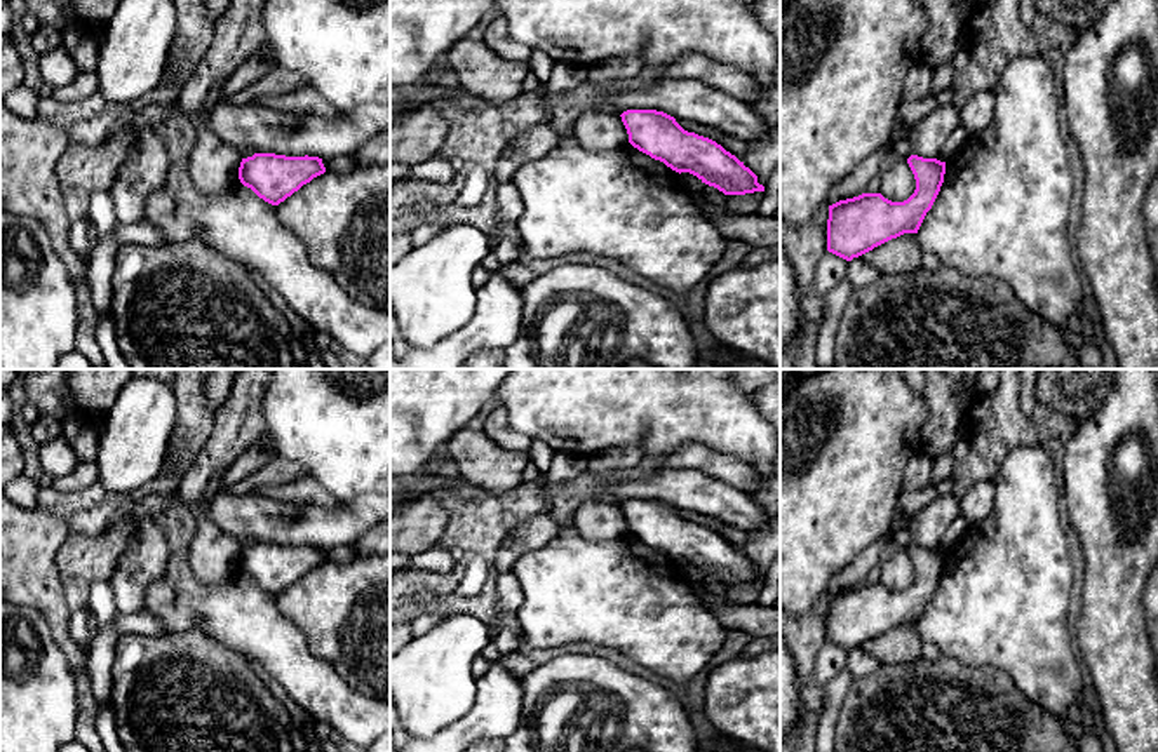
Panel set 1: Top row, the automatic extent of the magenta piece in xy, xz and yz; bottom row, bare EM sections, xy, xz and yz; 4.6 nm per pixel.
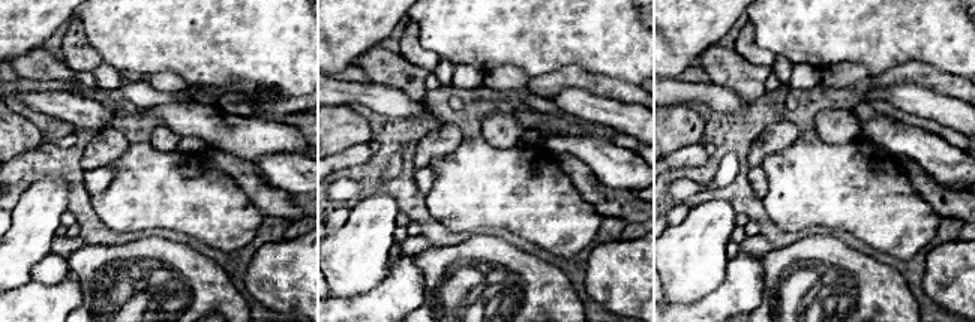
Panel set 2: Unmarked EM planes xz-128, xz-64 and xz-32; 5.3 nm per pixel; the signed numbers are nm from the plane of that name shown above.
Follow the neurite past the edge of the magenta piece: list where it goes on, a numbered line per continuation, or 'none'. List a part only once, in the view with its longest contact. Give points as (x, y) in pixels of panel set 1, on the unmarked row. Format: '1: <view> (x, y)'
none

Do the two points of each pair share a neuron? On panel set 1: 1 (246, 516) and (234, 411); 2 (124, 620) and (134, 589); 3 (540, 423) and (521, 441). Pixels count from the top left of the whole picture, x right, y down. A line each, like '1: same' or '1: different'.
1: different
2: different
3: different

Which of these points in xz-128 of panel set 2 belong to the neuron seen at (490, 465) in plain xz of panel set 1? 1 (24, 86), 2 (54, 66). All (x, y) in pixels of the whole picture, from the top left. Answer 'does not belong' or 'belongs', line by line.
1: does not belong
2: belongs

